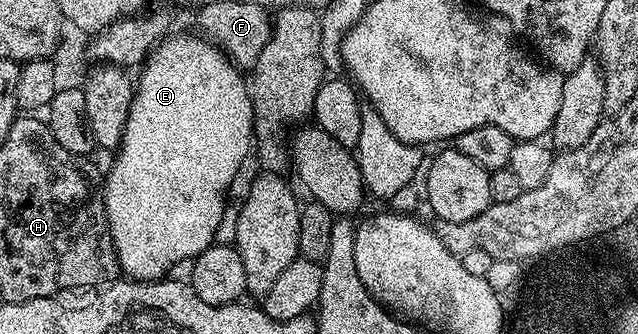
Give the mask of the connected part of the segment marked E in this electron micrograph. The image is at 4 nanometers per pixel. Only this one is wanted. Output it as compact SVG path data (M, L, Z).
M171 34L162 40L141 68L142 76L137 76L136 90L132 109L128 113L128 121L124 129L122 146L113 156L114 164L104 175L104 194L106 196L106 220L110 226L110 236L114 248L118 251L118 266L123 276L134 281L153 281L171 274L177 263L193 261L204 249L208 249L217 240L218 226L226 208L226 200L236 173L243 170L246 154L251 154L254 139L254 101L251 88L242 80L243 72L235 67L230 56L205 37L194 35Z

